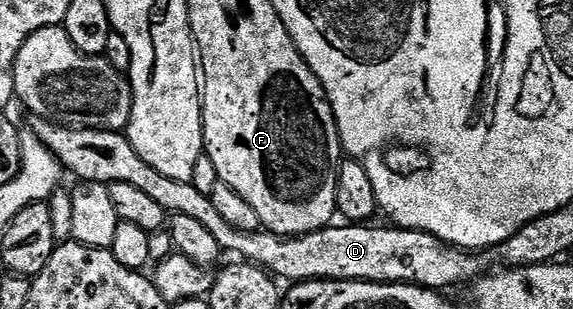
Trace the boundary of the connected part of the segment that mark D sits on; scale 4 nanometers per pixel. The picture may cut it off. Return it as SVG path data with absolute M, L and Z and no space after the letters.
M41 118L35 119L32 124L33 132L38 135L40 142L44 142L44 146L55 156L59 164L62 165L63 169L67 173L70 172L74 176L79 176L79 181L85 182L87 180L94 180L98 184L105 184L107 186L114 183L114 181L128 182L132 186L139 187L140 190L144 190L144 194L151 196L155 202L160 205L168 214L177 214L179 216L187 216L188 218L196 218L196 222L200 222L204 226L208 226L209 232L212 233L212 238L216 238L219 249L225 250L226 248L230 252L239 252L243 261L257 264L267 270L269 270L275 277L281 278L286 282L301 282L304 280L367 280L368 282L380 282L381 284L419 284L422 288L433 288L435 290L446 290L449 284L458 284L461 280L469 281L471 278L477 277L479 273L483 271L481 255L478 254L467 254L463 249L456 248L452 244L444 243L440 238L436 238L430 232L417 232L415 228L399 228L397 226L386 226L390 228L369 228L371 225L366 222L338 222L333 226L327 226L325 228L317 228L314 232L305 232L298 236L278 236L275 232L267 232L265 230L255 230L252 232L242 232L236 226L228 226L227 220L221 216L219 211L216 210L216 206L212 206L209 195L205 191L201 192L197 188L197 183L194 182L176 182L176 178L168 178L164 174L160 174L160 170L152 170L152 166L148 166L148 162L144 162L144 158L140 158L140 154L136 154L136 150L131 146L129 140L126 139L122 132L105 132L99 128L83 128L81 126L71 126L68 124L56 124L52 120L43 120Z

